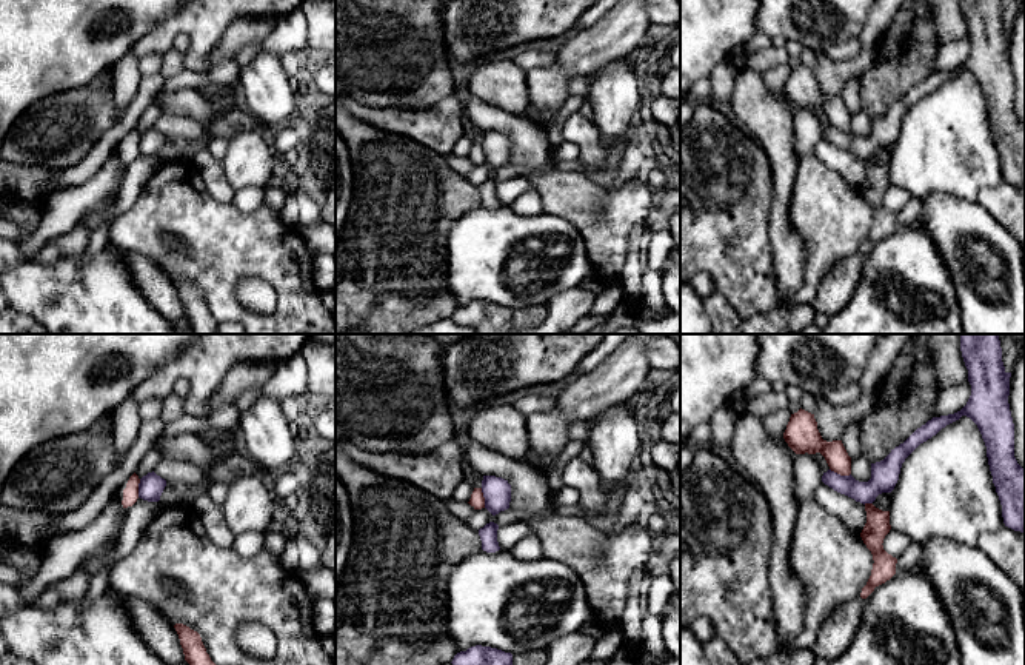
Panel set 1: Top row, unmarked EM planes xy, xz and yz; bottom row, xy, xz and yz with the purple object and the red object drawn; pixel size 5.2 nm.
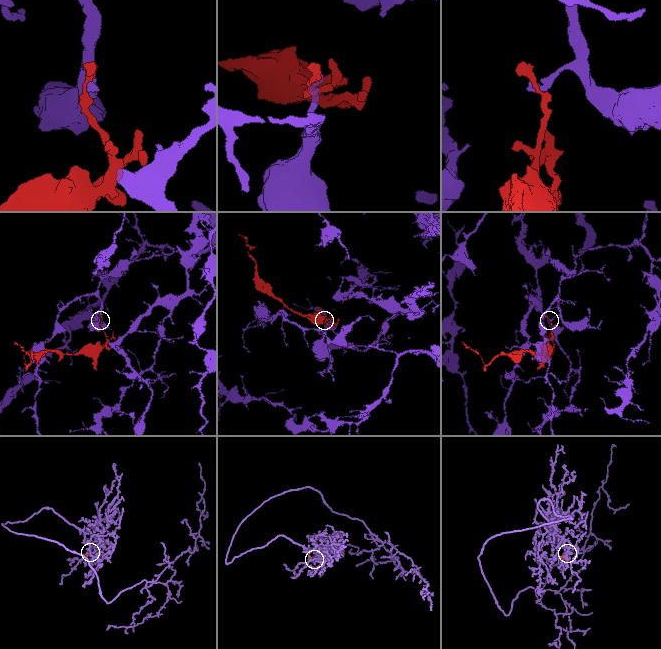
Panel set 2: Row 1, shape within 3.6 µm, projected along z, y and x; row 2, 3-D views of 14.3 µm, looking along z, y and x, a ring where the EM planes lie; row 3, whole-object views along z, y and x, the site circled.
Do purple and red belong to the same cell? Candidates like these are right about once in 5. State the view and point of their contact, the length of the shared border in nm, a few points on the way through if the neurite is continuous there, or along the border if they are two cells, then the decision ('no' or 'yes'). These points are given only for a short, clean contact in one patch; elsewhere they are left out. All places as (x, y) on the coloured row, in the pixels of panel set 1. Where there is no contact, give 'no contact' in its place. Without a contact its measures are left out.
contact yz (839, 474); length 120 nm; border yz (830, 468), (841, 474), (850, 474); no

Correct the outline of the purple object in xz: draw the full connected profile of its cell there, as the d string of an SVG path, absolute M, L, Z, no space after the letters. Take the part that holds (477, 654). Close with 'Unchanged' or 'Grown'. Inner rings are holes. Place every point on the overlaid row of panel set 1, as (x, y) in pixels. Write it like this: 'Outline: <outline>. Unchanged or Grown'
Outline: M476 645L454 656L452 665L512 665L512 654L497 648Z. Unchanged

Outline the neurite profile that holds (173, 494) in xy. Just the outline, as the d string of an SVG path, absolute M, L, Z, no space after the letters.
M166 482L166 486L160 496L160 506L174 505L192 505L199 494L208 491L209 482L202 482L199 485L182 485L174 482Z

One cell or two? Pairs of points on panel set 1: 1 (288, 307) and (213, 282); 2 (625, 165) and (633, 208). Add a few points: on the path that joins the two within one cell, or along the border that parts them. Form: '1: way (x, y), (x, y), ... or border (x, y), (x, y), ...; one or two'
1: way (280, 284), (265, 268), (236, 268); one
2: border (631, 179), (607, 193), (602, 188); two

